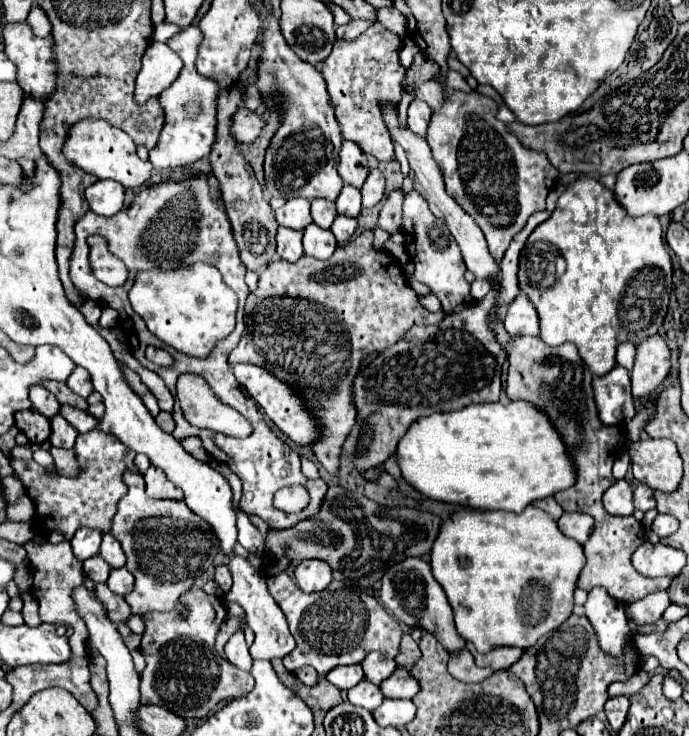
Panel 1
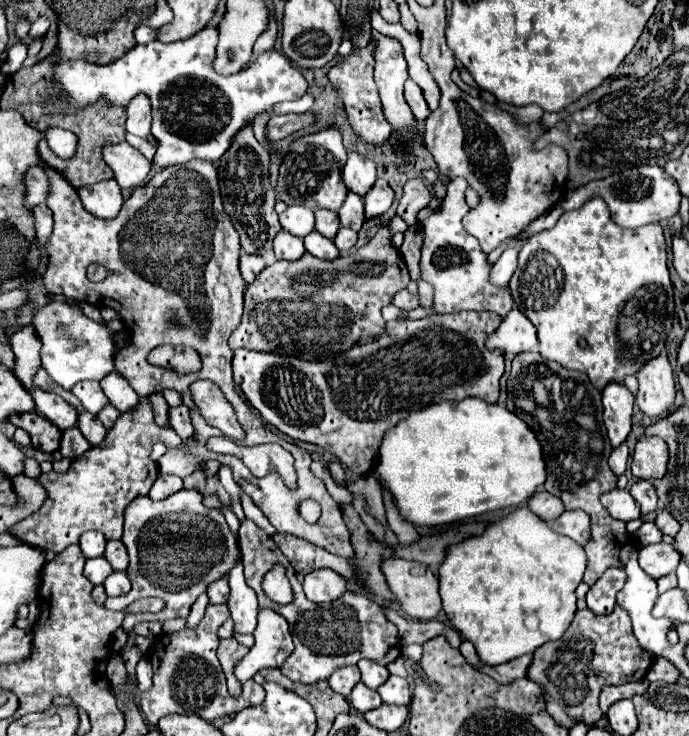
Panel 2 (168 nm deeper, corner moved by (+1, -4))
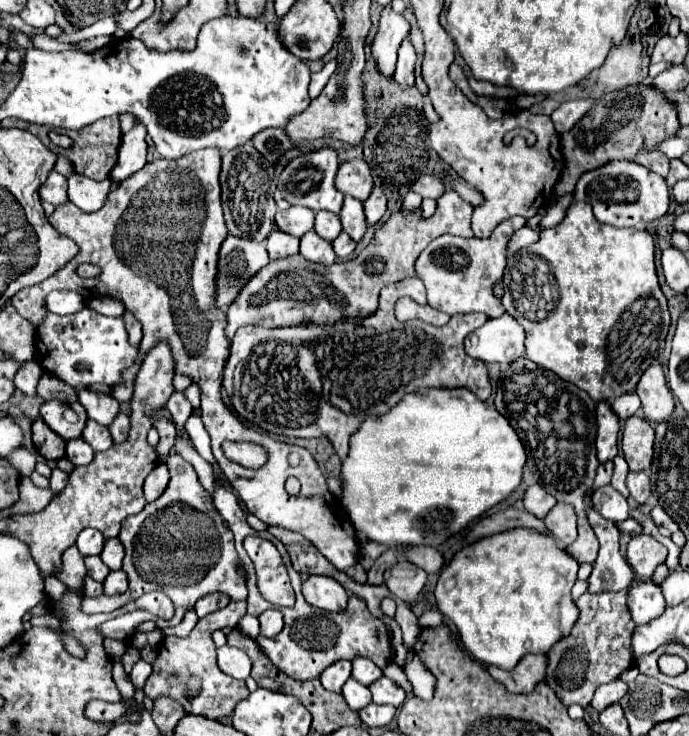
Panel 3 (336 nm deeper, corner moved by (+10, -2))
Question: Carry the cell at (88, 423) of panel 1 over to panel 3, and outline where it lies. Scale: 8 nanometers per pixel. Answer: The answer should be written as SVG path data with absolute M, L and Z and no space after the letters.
M93 420L87 422L87 426L83 430L83 440L87 440L95 452L105 452L113 446L113 438L111 438L109 430L105 426L99 426Z

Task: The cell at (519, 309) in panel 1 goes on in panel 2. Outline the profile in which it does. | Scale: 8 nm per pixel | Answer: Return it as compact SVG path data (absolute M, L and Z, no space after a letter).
M512 308L508 312L500 328L488 340L488 348L502 348L504 352L510 352L510 354L534 350L536 344L538 344L538 338L536 338L534 326L518 308Z

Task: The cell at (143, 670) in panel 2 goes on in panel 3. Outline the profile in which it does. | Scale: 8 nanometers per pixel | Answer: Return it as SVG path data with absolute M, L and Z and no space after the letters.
M139 660L135 666L133 666L133 670L131 670L131 682L137 686L137 688L143 688L145 686L145 680L149 678L149 674L151 674L151 670L153 670L153 666L149 664L149 662L145 662L145 660Z

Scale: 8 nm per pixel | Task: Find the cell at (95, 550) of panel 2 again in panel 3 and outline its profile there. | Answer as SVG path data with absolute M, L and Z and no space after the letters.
M85 528L79 538L77 538L77 548L81 550L83 556L93 556L93 554L101 554L105 544L105 538L99 530L95 528Z

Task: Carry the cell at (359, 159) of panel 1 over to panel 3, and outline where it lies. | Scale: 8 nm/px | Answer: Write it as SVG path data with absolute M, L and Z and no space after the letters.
M349 160L339 166L335 184L337 190L345 196L353 196L365 202L373 190L373 176L365 160Z

